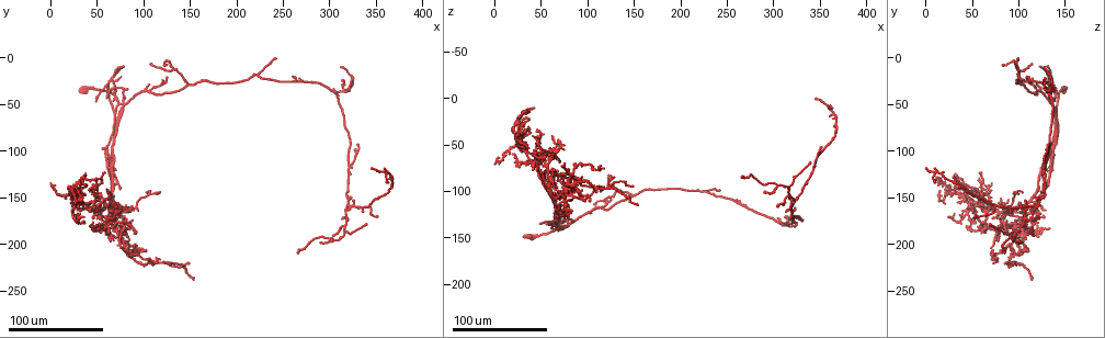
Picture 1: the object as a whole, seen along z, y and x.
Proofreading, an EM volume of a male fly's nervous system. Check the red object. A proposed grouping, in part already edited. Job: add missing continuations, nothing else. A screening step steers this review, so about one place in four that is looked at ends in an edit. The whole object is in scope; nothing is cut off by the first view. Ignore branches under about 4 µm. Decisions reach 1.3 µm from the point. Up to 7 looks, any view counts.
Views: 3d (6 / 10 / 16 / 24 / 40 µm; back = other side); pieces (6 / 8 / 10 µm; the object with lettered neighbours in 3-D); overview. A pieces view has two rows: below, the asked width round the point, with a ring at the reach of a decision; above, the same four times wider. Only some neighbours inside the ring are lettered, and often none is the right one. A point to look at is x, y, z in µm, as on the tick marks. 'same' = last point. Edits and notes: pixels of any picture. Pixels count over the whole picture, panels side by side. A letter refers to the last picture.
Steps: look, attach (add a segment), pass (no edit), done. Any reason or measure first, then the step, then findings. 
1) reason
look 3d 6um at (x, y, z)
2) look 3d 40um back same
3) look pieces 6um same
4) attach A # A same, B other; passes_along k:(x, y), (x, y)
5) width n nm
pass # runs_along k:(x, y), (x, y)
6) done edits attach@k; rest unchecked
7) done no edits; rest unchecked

free end
look 3d 40um at (258, 18, 110)

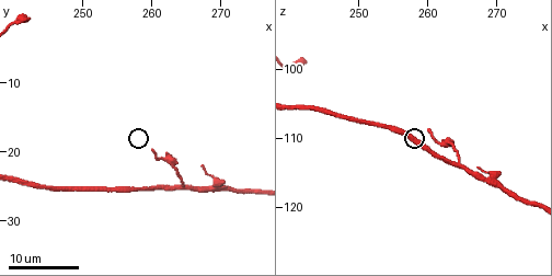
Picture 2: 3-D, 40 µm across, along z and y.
look pieces 8um at (260.0, 20.0, 108.5)

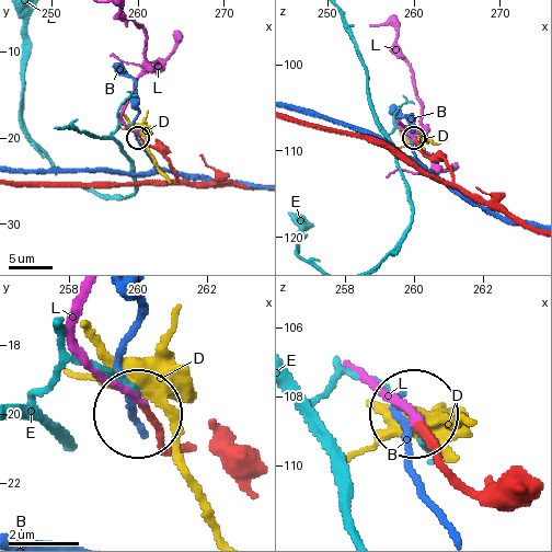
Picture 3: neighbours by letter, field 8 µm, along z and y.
width 210 nm
attach L # B other, D other, E other, L same; passes_along 3:(497, 494), (457, 476), (363, 374); the neuron continues

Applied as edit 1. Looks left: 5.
redraw
look overview

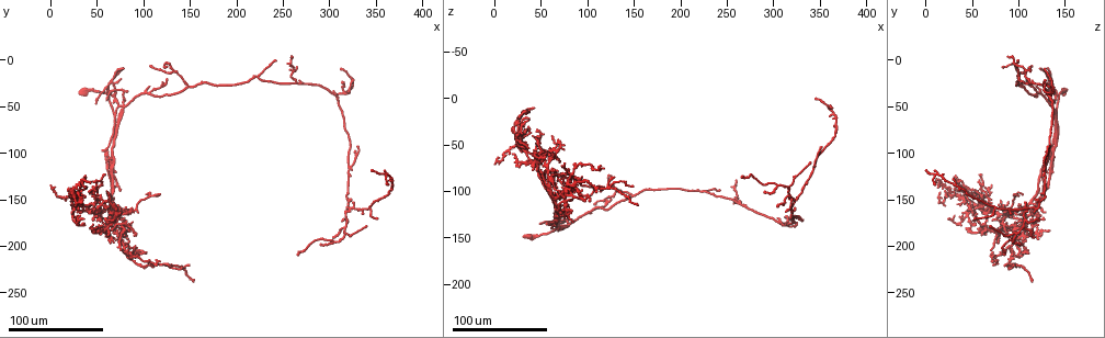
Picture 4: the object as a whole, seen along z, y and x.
an open end
look 3d 24um at (314, 174, 120)

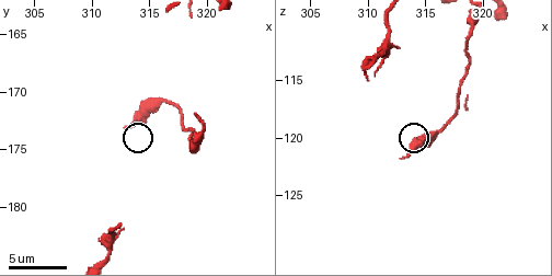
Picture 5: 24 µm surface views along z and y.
look 3d 10um at (312.8, 172.8, 121.8)

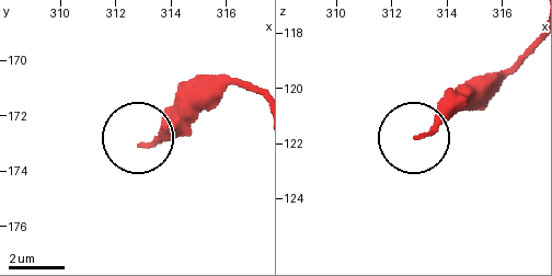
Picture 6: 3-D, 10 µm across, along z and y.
look pieces 8um at (313.0, 173.1, 121.9)

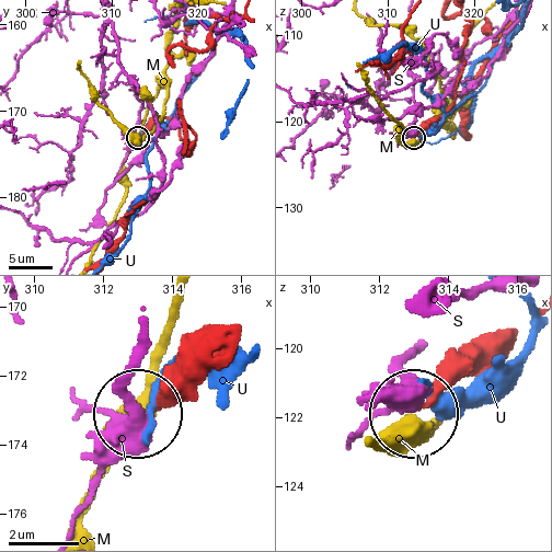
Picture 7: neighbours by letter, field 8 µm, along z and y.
pass # M other, S other, U other; runs_along 7:(483, 342), (415, 409); none of them fits

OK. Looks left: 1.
done edits attach@3; rest unchecked

